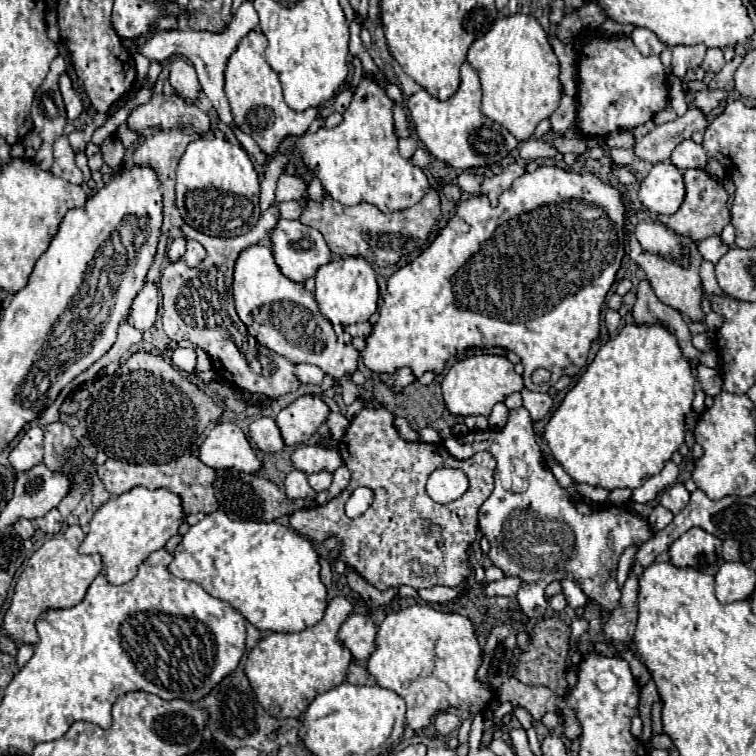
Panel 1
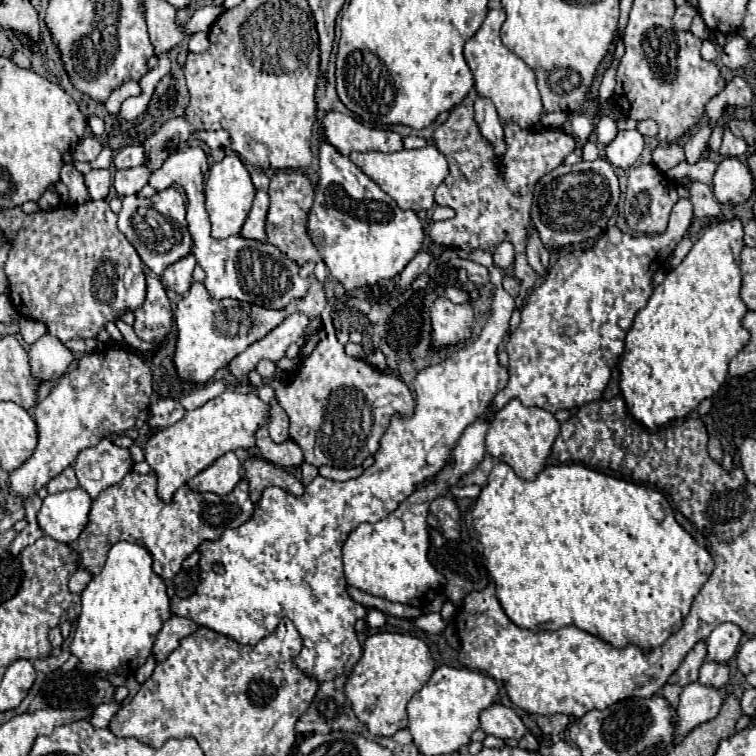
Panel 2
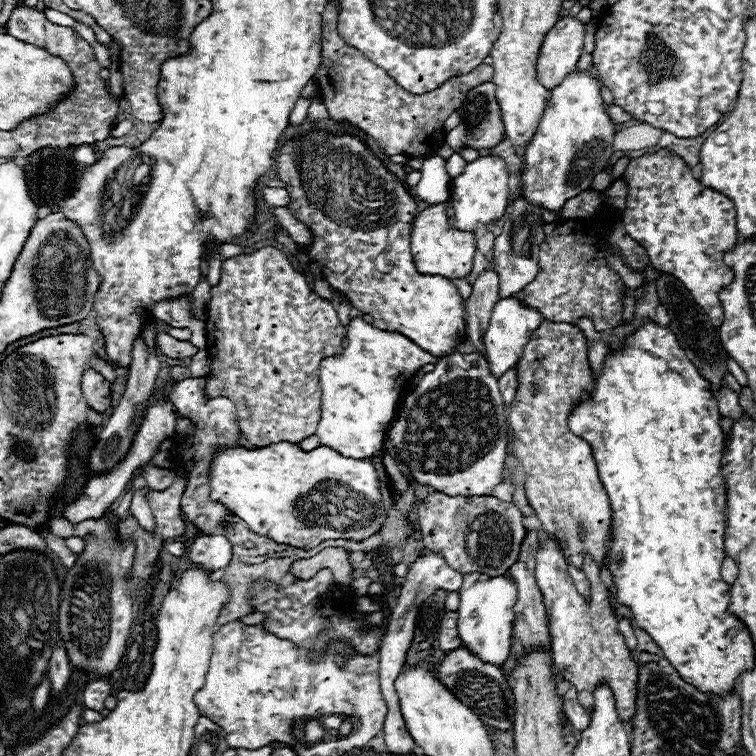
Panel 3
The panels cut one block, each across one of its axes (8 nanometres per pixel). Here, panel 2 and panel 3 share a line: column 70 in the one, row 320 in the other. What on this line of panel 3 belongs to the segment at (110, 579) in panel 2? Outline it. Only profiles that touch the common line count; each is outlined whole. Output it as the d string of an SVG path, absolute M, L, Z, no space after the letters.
M644 320L616 352L608 352L602 364L602 372L598 378L594 378L592 386L592 396L584 402L580 402L568 416L568 426L576 436L582 436L590 446L592 454L596 458L598 466L598 476L600 482L608 494L610 508L612 508L612 538L606 542L610 548L606 568L612 574L612 582L616 588L616 604L626 606L630 612L630 620L634 626L644 630L664 652L666 660L674 668L678 668L678 674L682 680L688 684L694 684L700 692L718 692L720 696L726 696L738 680L738 676L744 670L754 668L754 644L752 638L746 630L746 626L728 612L730 604L730 586L722 580L720 568L724 560L724 502L726 502L726 492L724 492L724 480L720 474L720 454L722 454L722 444L724 444L724 432L718 426L720 412L718 404L712 396L712 386L706 378L702 378L696 370L696 366L686 358L686 352L682 350L676 334L670 328L662 328L660 324L652 320Z

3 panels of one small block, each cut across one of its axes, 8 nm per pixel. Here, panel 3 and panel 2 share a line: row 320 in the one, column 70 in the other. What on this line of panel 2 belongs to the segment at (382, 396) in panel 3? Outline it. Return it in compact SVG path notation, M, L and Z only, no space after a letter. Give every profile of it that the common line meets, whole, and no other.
M44 334L30 346L30 372L40 384L62 378L72 360L72 352L56 336Z

